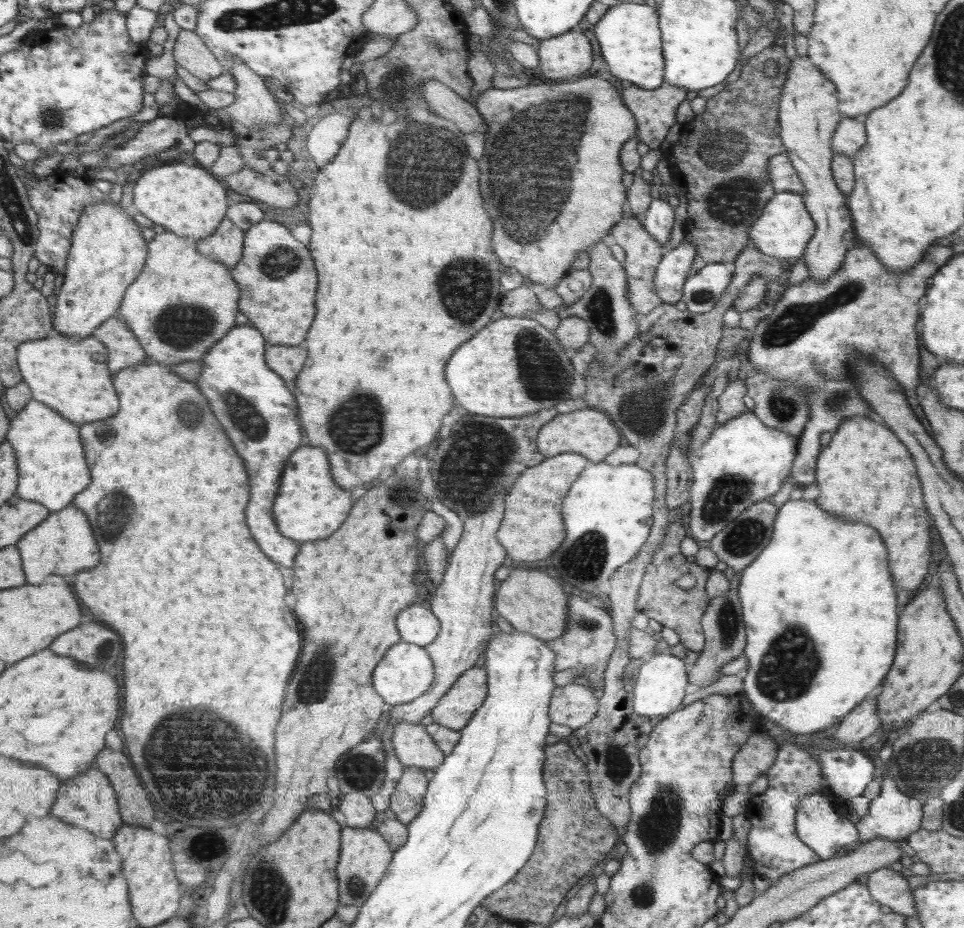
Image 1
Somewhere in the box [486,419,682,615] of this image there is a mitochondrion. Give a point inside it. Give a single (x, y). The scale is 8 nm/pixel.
(585, 559)

